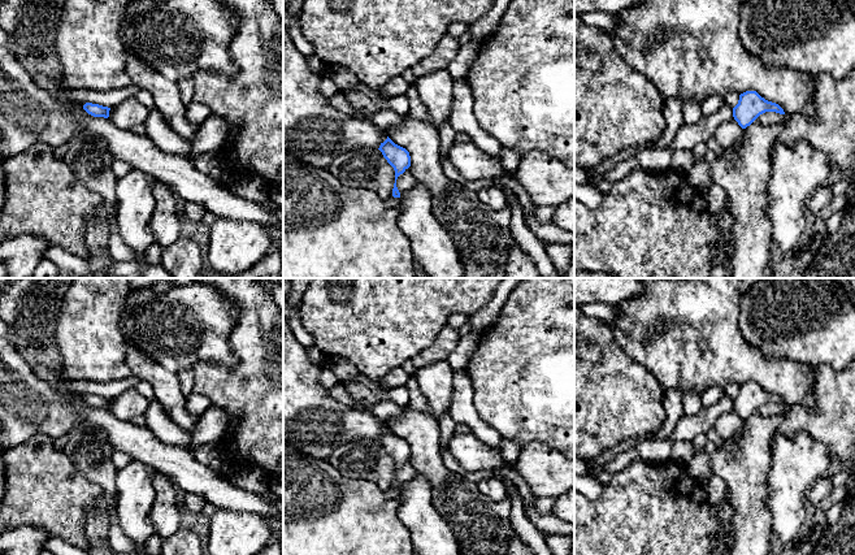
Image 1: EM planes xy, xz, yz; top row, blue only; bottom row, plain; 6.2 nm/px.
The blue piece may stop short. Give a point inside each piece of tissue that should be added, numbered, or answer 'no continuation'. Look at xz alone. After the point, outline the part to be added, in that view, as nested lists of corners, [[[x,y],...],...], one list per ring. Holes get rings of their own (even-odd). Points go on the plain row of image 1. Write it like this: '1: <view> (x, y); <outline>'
no continuation

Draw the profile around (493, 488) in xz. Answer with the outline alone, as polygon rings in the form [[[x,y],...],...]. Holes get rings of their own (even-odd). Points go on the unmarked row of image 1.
[[[481,477],[477,486],[483,495],[494,502],[503,502],[508,498],[507,487],[498,477]]]

